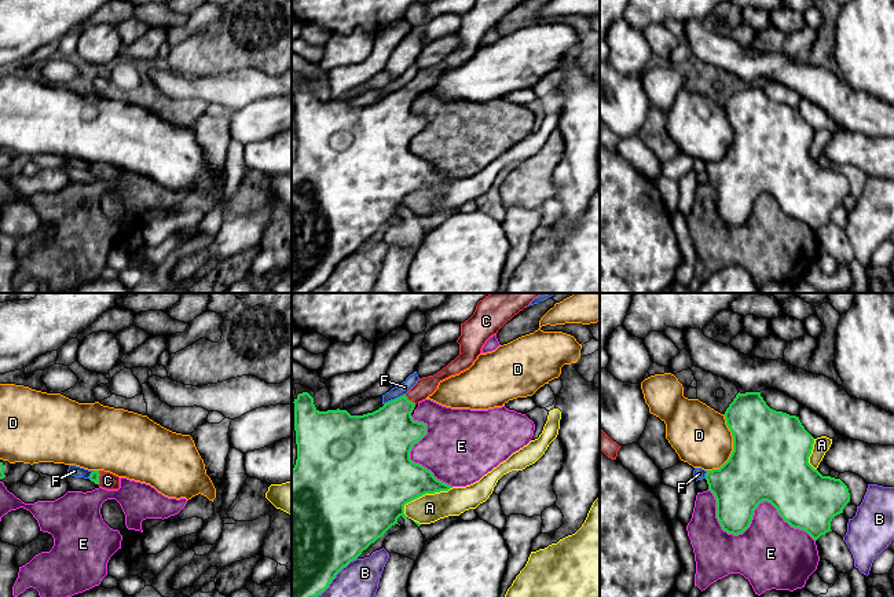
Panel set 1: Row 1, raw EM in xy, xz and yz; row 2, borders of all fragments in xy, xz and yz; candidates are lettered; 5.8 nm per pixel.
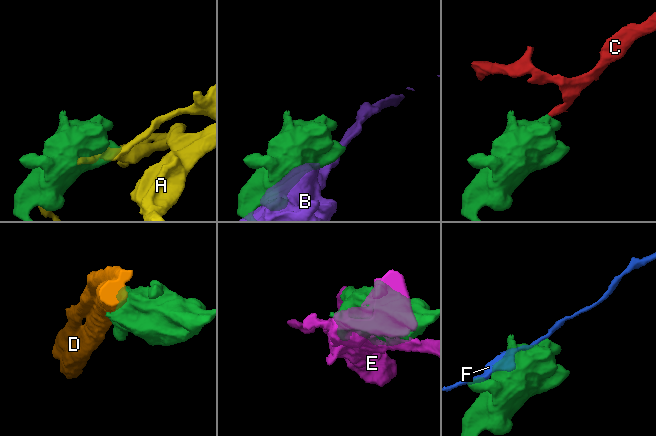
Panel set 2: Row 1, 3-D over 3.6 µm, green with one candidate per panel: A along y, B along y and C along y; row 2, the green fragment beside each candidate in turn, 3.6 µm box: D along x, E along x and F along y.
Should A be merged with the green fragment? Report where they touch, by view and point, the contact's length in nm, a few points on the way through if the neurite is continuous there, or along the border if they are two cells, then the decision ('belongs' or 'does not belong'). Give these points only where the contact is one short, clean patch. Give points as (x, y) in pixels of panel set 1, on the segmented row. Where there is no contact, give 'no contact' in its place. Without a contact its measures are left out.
contact xz (424, 494); length 340 nm; does not belong

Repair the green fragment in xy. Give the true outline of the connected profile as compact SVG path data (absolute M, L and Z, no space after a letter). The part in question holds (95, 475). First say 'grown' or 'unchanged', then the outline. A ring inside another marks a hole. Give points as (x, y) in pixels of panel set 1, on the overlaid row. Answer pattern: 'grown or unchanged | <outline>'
grown | M94 470L89 476L89 480L106 490L118 490L120 477L105 470Z

